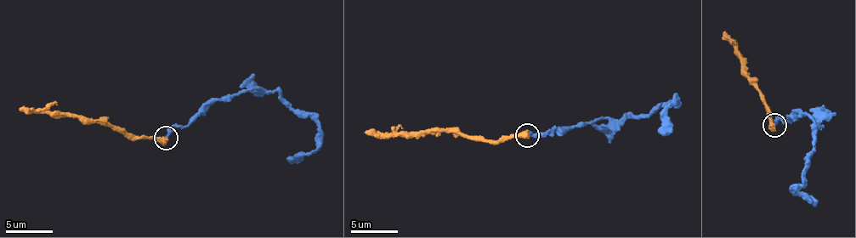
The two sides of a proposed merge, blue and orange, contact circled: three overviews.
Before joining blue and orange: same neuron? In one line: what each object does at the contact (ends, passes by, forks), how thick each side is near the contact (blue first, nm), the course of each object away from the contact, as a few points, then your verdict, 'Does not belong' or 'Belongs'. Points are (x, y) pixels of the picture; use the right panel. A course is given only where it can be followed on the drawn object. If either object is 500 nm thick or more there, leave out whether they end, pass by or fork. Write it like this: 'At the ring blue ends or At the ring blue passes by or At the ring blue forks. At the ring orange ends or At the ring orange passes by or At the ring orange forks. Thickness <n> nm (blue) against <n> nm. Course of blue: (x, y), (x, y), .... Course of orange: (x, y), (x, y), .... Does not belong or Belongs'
Thickness 260 nm (blue) against 550 nm. Course of blue: (773, 126), (797, 110), (814, 124), (802, 184), (794, 191), (816, 201). Course of orange: (773, 126), (761, 93), (745, 76), (724, 31). Belongs

